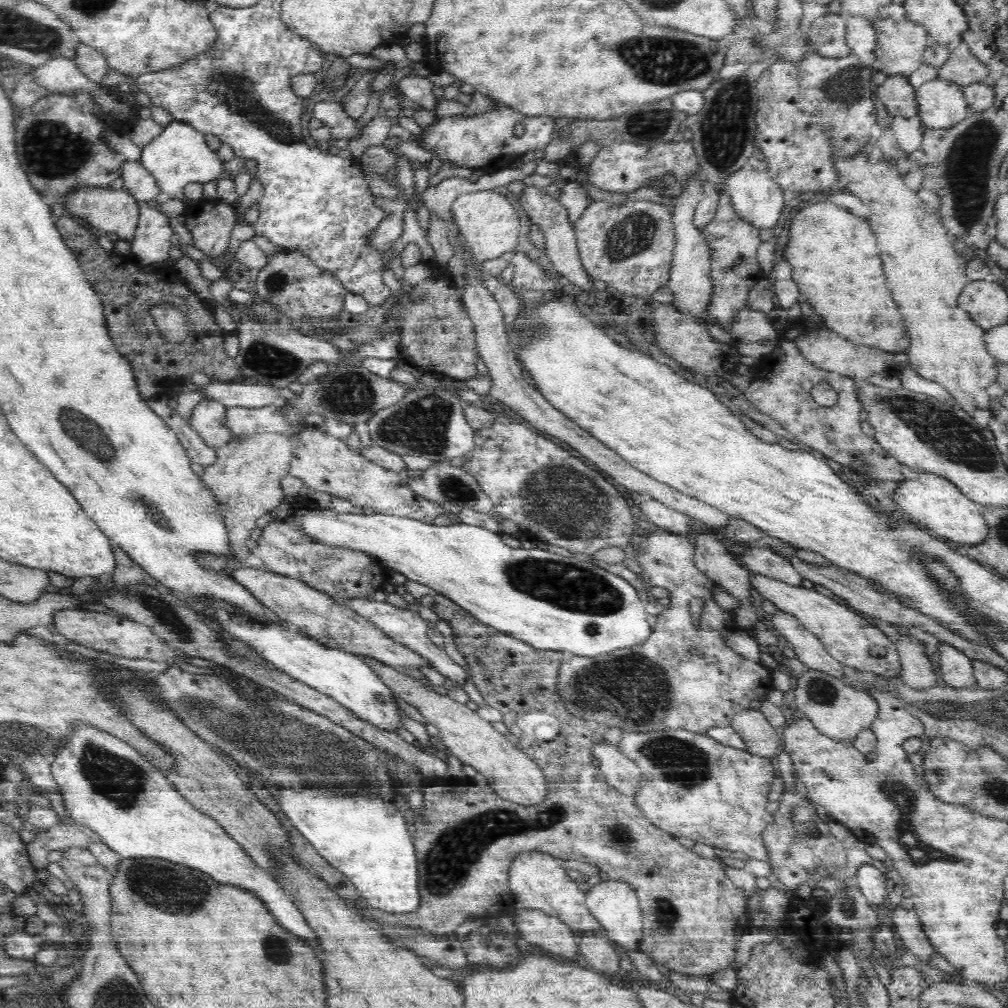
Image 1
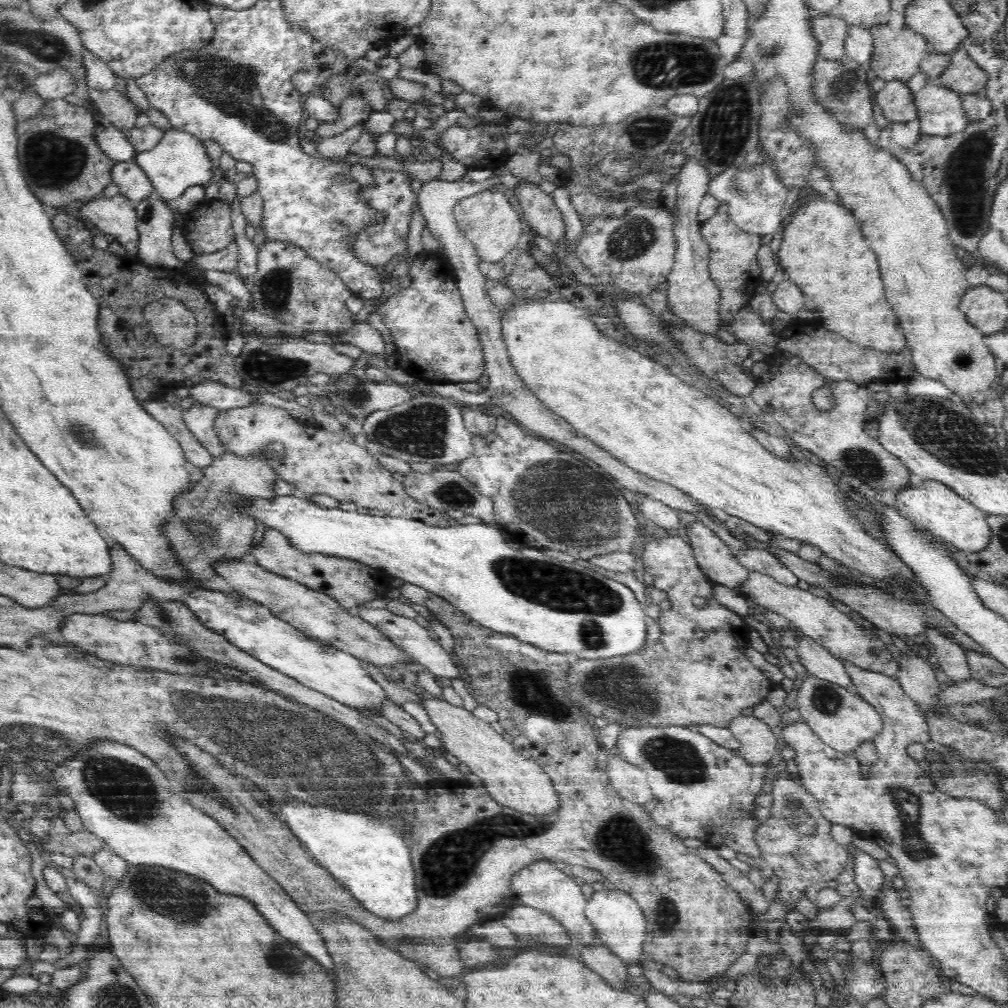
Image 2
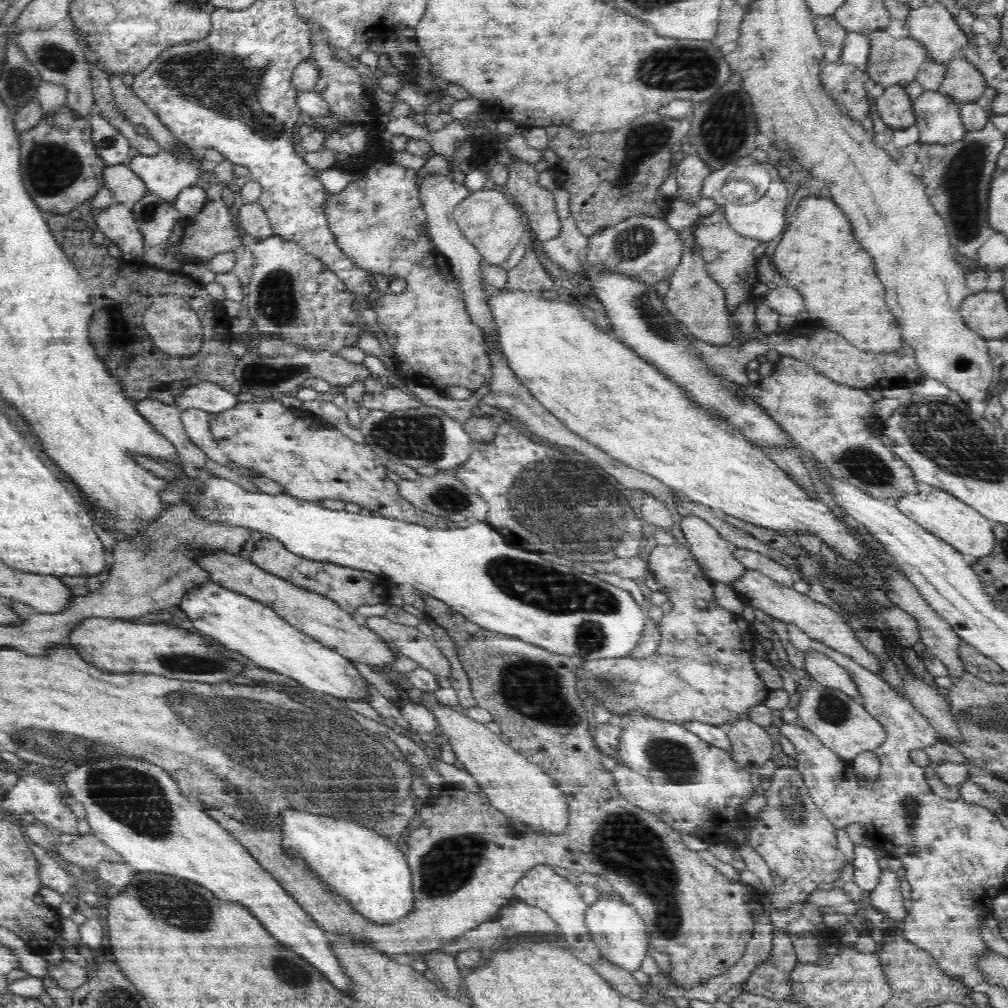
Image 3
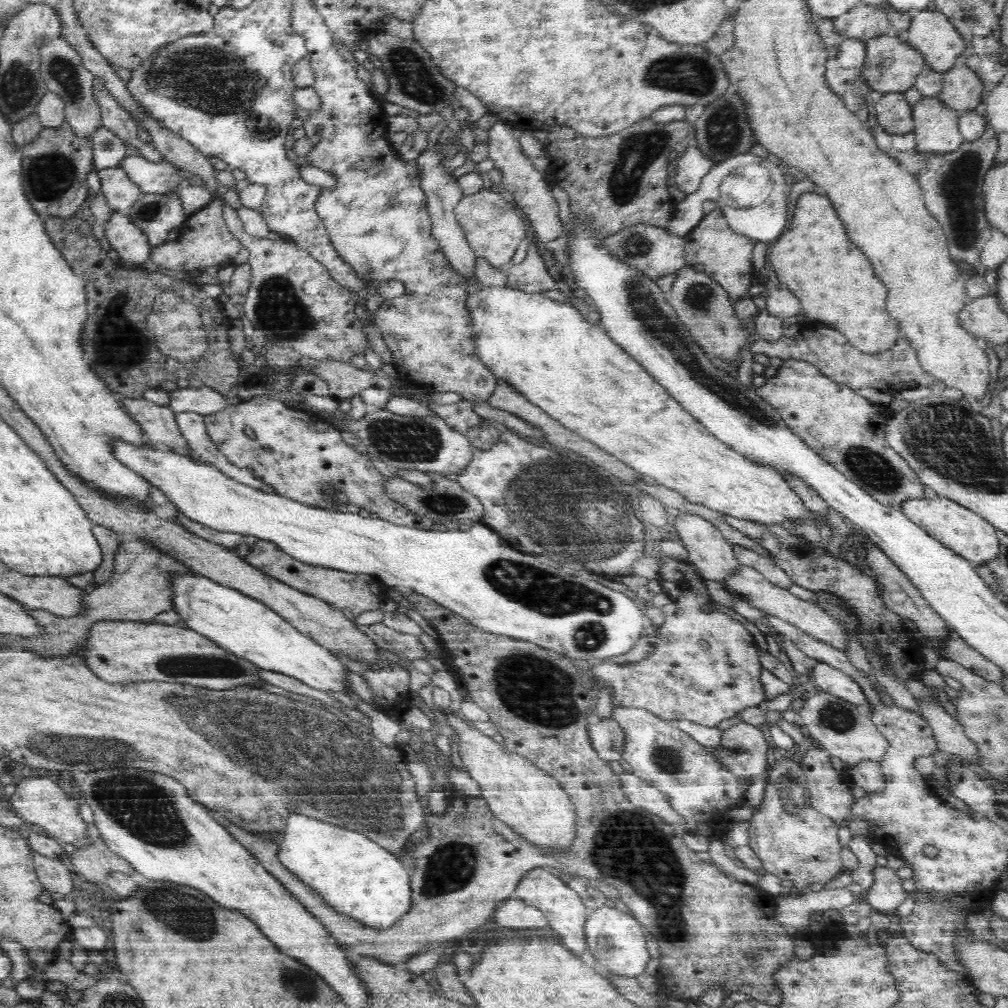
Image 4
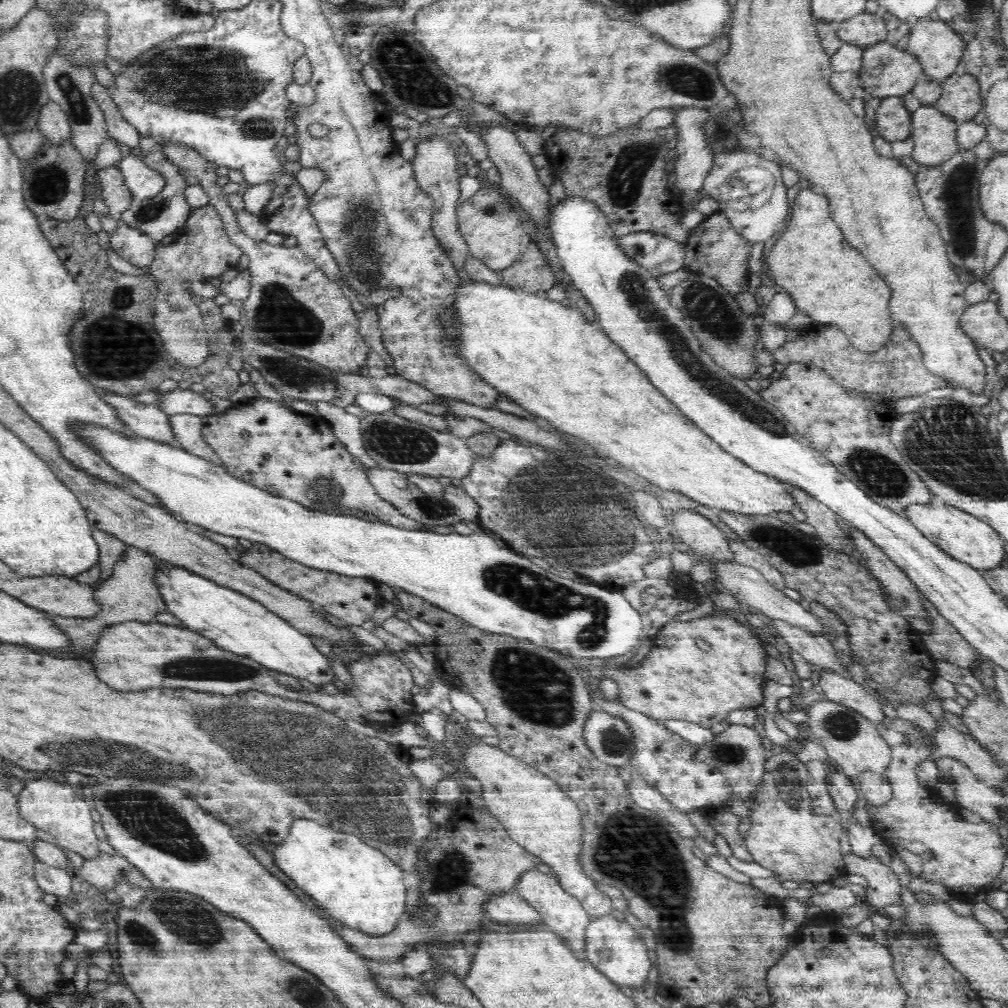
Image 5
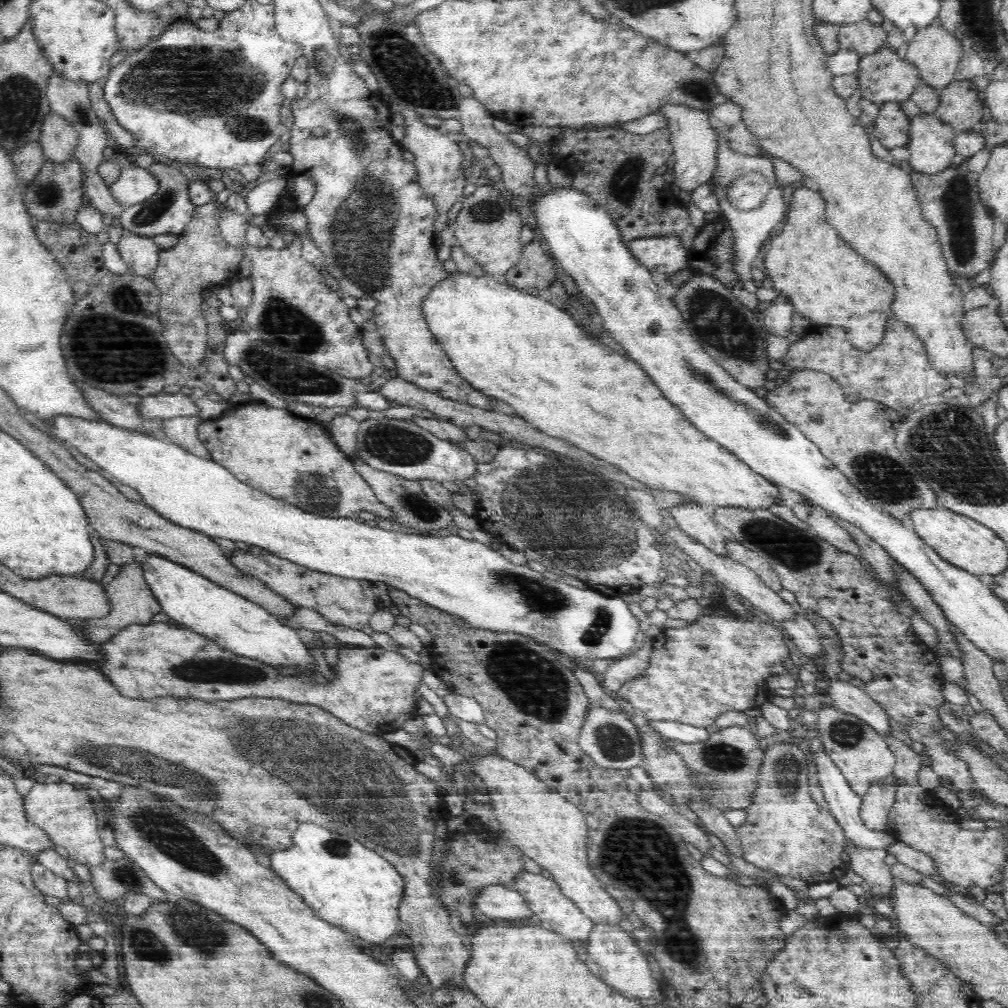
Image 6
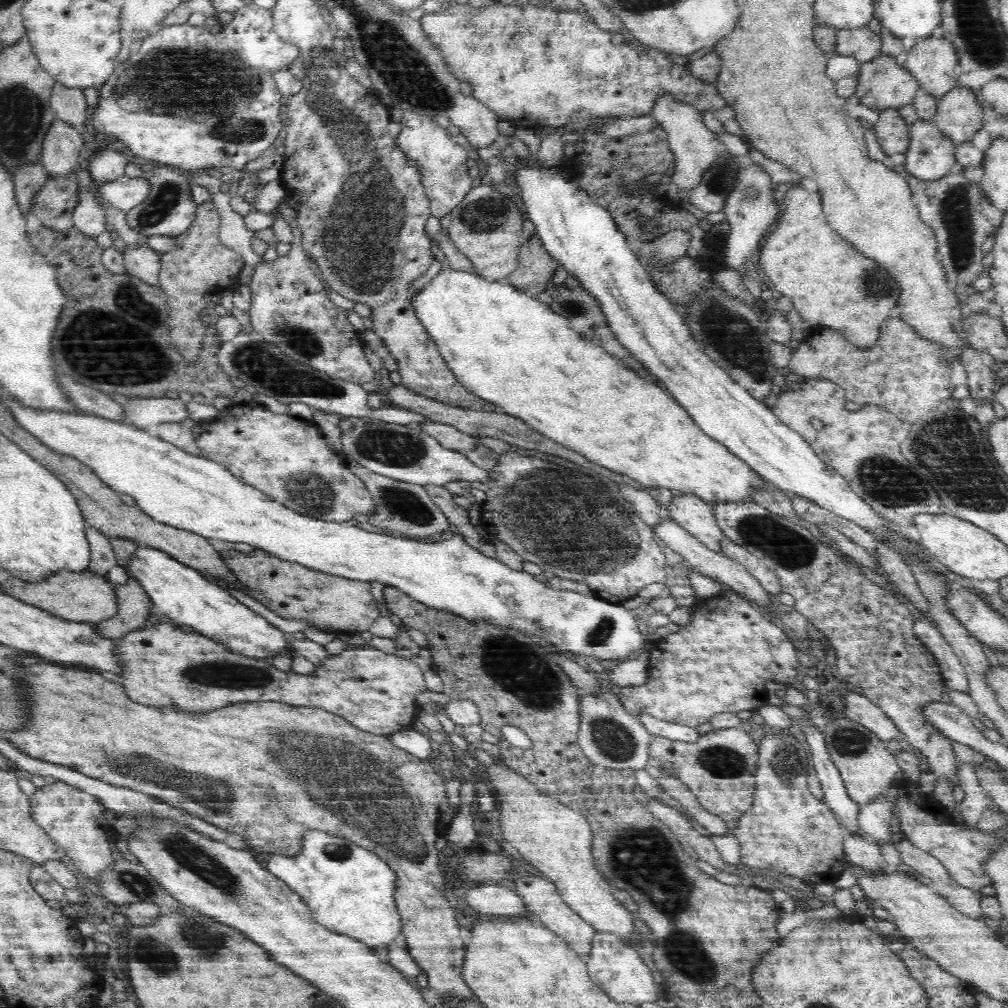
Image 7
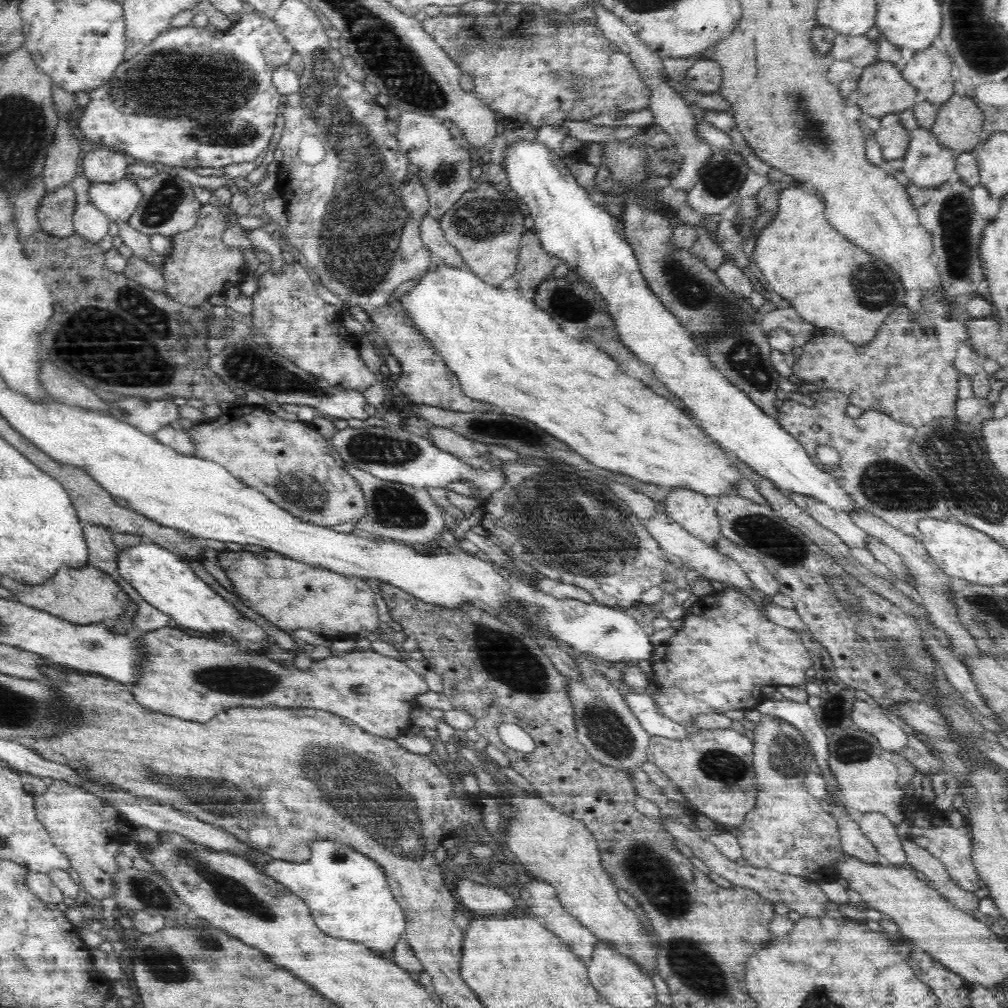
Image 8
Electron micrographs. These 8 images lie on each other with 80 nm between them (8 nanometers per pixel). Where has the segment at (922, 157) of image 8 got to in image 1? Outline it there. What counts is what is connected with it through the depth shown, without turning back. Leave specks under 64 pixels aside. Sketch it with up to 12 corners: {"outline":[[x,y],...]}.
{"outline":[[924,82],[916,98],[924,127],[952,127],[970,114],[962,86]]}

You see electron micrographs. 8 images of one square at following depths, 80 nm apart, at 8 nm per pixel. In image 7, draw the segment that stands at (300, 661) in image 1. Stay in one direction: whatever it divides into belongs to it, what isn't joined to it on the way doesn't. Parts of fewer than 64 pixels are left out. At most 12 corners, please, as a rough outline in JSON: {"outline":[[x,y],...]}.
{"outline":[[139,546],[123,567],[176,626],[232,652],[294,654],[208,577]]}

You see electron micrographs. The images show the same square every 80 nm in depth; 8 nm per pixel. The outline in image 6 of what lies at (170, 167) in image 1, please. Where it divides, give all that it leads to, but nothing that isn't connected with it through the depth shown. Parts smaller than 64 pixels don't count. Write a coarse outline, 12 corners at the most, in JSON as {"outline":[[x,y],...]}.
{"outline":[[122,166],[109,186],[112,198],[132,206],[159,189],[150,170]]}

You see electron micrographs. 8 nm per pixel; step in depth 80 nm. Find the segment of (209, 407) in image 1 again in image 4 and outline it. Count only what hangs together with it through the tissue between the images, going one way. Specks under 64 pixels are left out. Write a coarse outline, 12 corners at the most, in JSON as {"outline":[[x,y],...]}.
{"outline":[[177,413],[187,445],[202,463],[218,468],[236,482],[256,490],[274,489],[238,468],[209,439],[204,417]]}

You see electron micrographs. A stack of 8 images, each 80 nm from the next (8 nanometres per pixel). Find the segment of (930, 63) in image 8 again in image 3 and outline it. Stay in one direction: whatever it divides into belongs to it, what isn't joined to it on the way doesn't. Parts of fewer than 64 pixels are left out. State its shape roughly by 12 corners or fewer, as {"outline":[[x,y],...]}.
{"outline":[[938,1],[912,7],[906,22],[928,58],[949,63],[968,36]]}

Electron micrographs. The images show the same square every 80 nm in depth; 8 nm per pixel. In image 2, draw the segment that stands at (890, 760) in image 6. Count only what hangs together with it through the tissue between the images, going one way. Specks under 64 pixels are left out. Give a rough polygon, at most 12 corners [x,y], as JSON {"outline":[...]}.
{"outline":[[814,675],[796,714],[820,741],[855,752],[882,733],[856,692]]}

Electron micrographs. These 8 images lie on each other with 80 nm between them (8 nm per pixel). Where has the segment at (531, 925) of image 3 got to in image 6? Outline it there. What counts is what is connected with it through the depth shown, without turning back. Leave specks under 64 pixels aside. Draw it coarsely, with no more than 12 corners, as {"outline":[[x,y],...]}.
{"outline":[[485,886],[476,910],[488,918],[535,919],[515,888]]}

